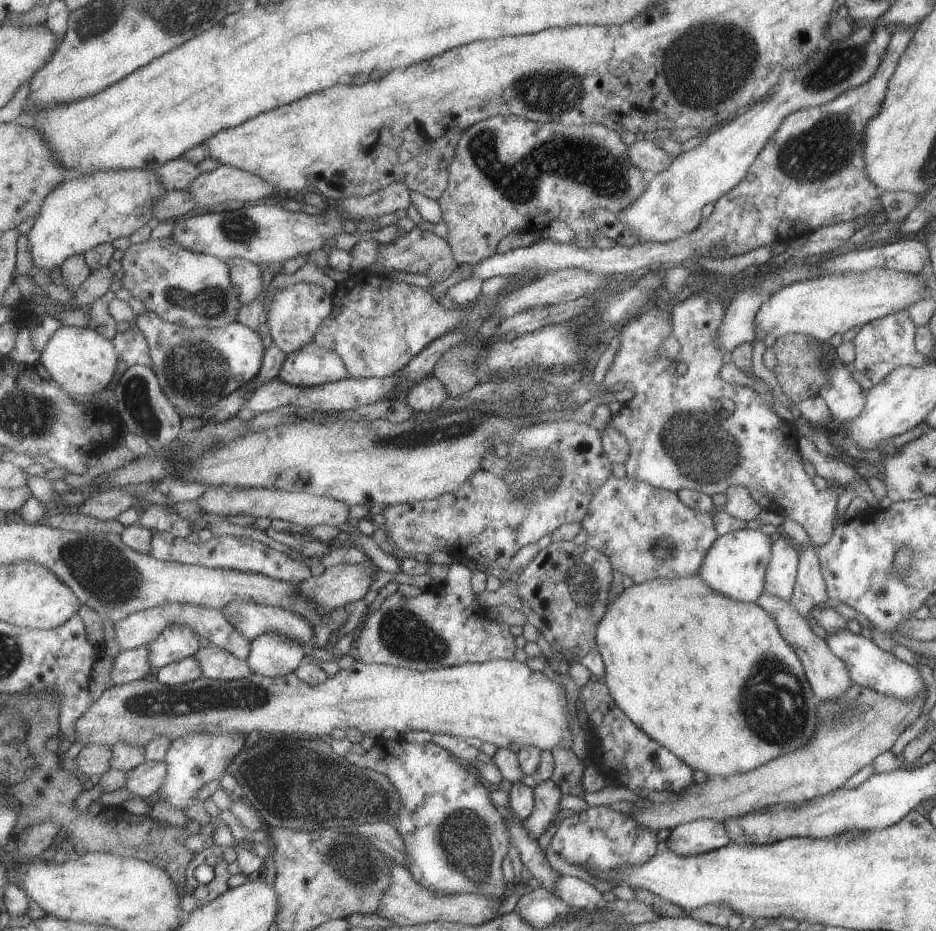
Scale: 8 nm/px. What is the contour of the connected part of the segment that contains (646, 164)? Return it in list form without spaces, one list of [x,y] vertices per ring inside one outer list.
[[[643,137],[628,146],[628,158],[632,160],[632,164],[638,166],[648,176],[664,172],[673,161],[669,152],[654,146],[654,142]]]

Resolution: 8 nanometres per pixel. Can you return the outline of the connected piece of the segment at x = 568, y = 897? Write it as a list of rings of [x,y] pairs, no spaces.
[[[569,875],[560,876],[558,888],[554,890],[554,894],[558,898],[562,898],[566,904],[583,910],[596,909],[603,903],[602,893],[598,891],[598,888],[580,878]]]

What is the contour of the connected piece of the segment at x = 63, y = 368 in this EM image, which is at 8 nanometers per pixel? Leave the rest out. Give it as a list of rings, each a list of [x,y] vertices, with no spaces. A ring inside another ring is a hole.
[[[62,325],[43,351],[42,363],[48,367],[52,379],[72,394],[98,394],[116,383],[120,362],[119,347],[114,340],[100,334],[94,327]]]

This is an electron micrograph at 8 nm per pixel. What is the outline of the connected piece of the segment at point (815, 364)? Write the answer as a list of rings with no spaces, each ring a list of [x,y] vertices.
[[[802,333],[784,334],[770,347],[777,358],[773,373],[792,404],[817,397],[820,388],[828,384],[828,374],[822,370],[822,360],[826,360],[826,354],[822,350],[822,342],[817,338]]]

